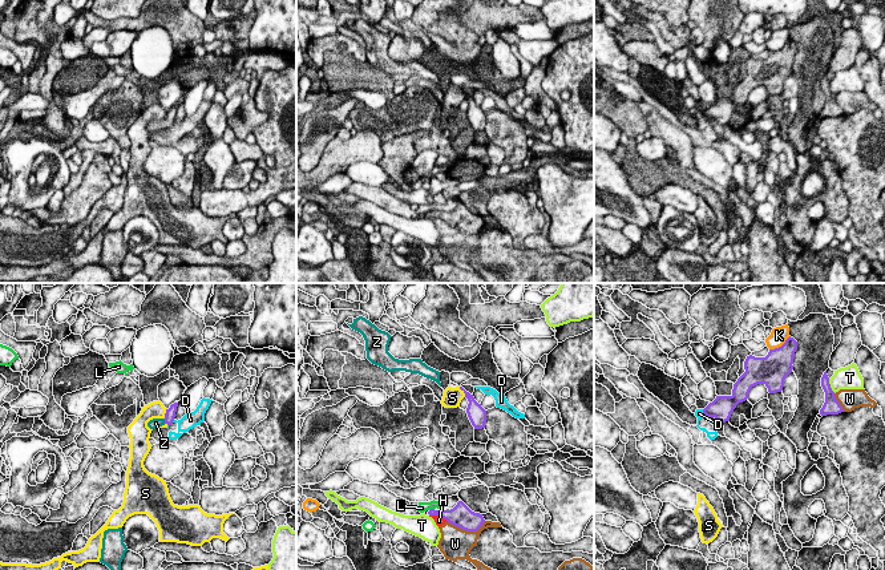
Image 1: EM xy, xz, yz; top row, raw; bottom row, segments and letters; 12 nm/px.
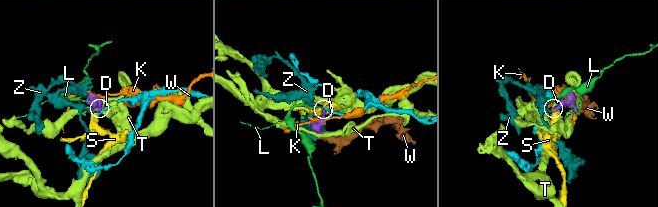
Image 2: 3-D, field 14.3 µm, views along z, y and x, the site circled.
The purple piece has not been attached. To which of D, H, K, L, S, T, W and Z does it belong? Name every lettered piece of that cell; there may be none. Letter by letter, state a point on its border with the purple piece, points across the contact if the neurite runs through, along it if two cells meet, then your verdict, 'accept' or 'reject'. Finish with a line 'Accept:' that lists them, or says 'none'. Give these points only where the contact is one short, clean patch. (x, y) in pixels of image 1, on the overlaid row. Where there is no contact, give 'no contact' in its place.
D: meets purple in yz at (704, 413); border along yz (702, 409), (708, 419); reject
H: meets purple in xz at (439, 514); reject
K: meets purple in yz at (779, 347); reject
L: meets purple in xz at (431, 509); border along xz (433, 508), (429, 510); reject
S: meets purple in xz at (464, 392); border along xz (459, 387), (465, 396); reject
T: meets purple in yz at (829, 385); reject
W: meets purple in xz at (467, 530); reject
Z: meets purple in xy at (165, 421); runs through xy (170, 413), (165, 421), (156, 423); accept
Accept: Z

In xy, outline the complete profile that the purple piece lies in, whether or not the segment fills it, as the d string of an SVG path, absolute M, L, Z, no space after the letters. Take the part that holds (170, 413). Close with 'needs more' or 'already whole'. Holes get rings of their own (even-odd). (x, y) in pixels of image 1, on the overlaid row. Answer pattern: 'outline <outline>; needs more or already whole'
outline M178 403L171 404L170 408L166 409L166 413L165 413L163 419L153 419L153 420L150 420L148 423L148 427L150 429L155 429L155 428L159 428L159 427L162 427L165 424L171 425L173 421L174 421L174 417L175 417L177 407L178 407Z; needs more

